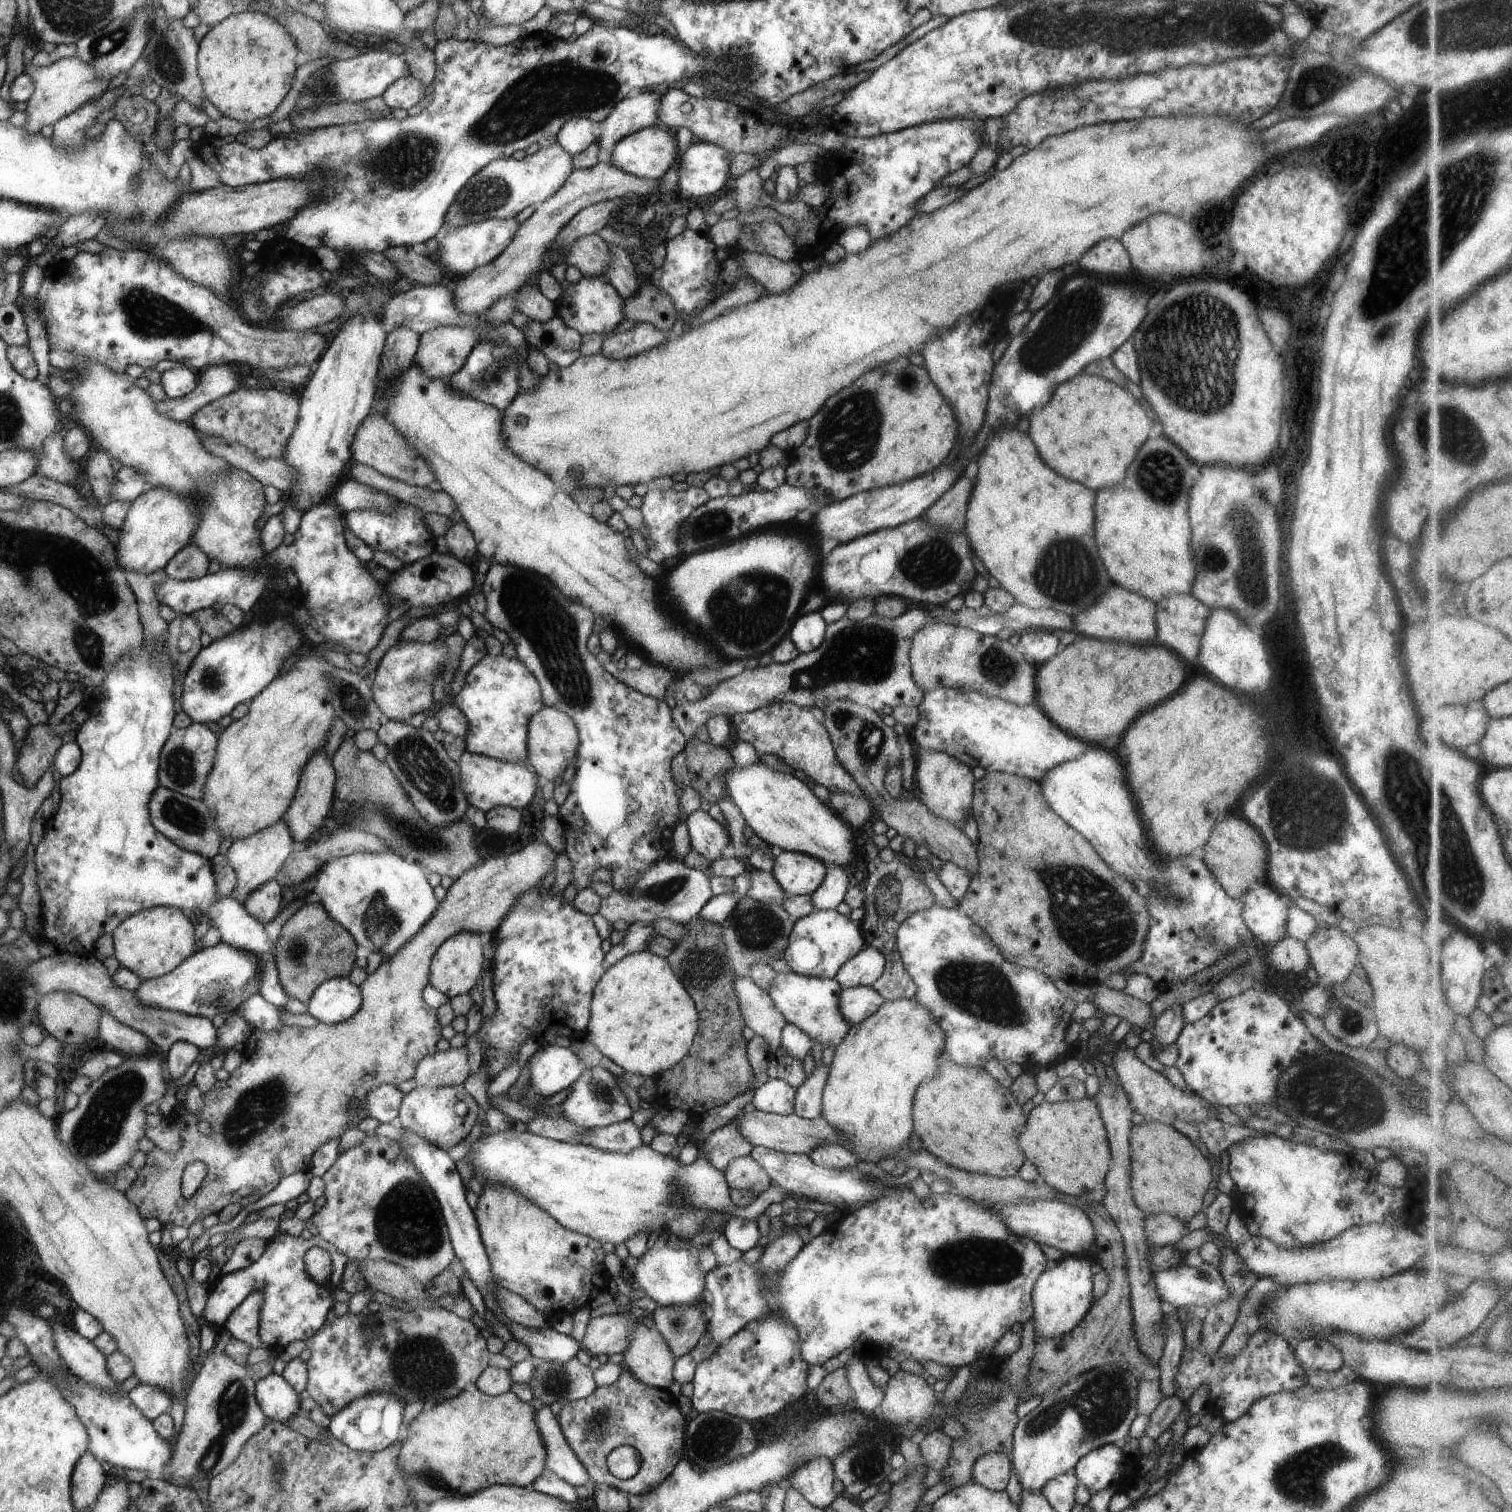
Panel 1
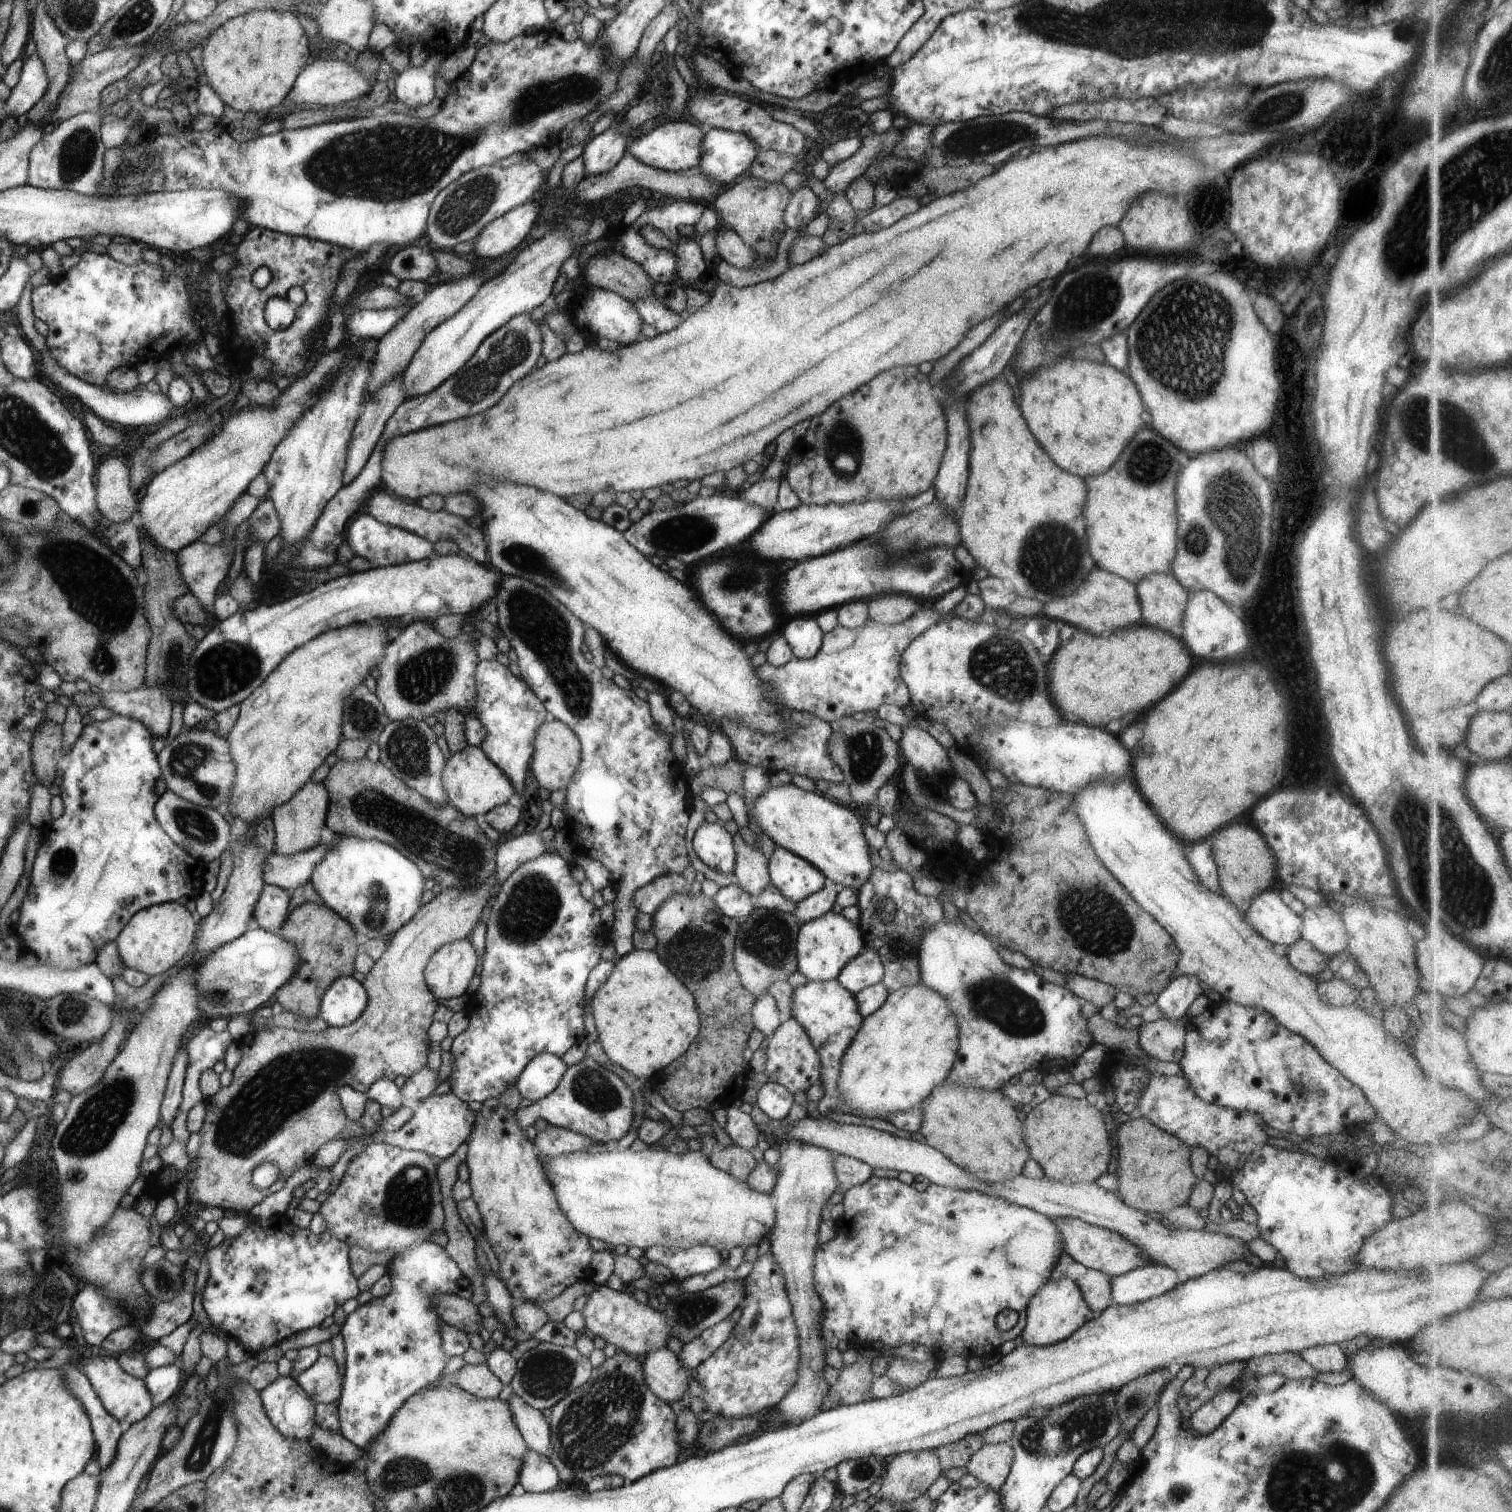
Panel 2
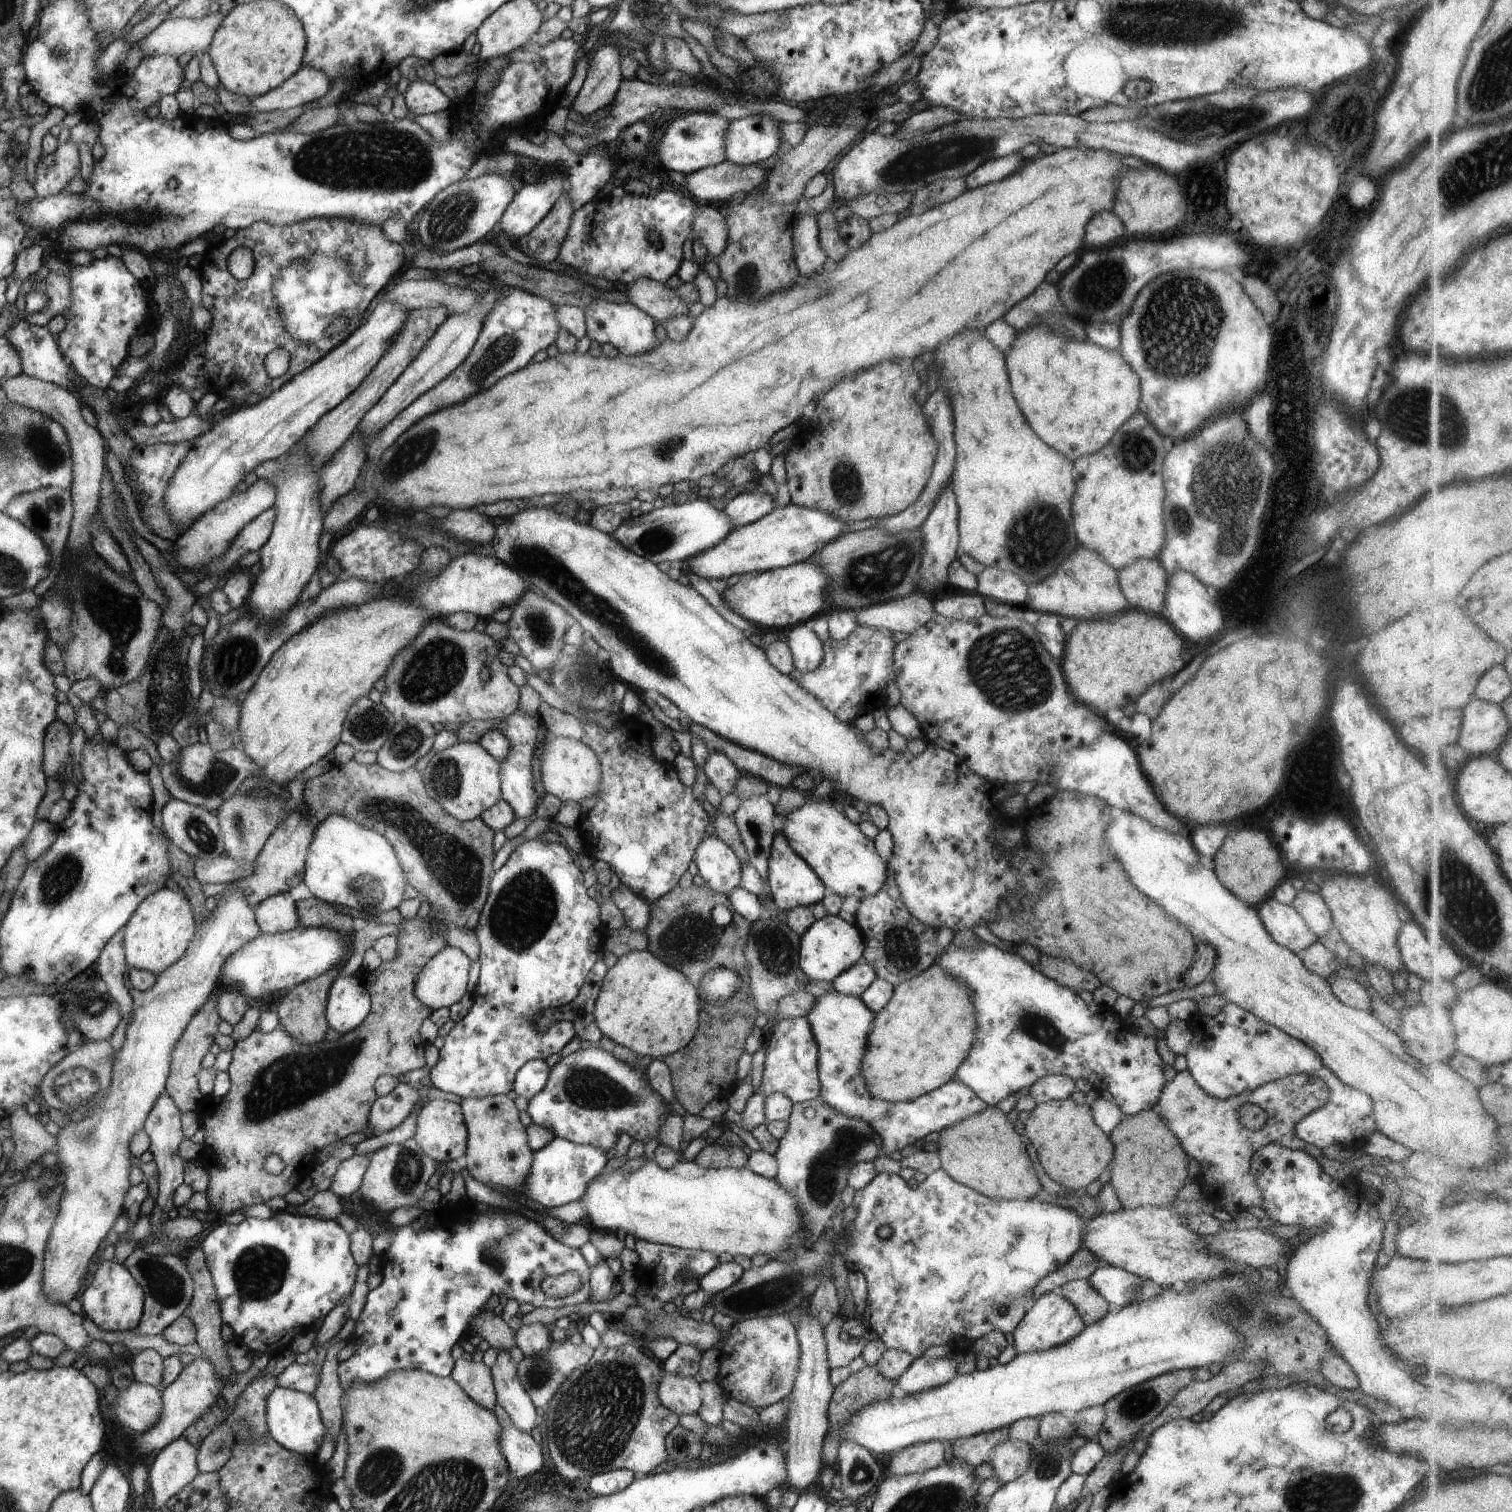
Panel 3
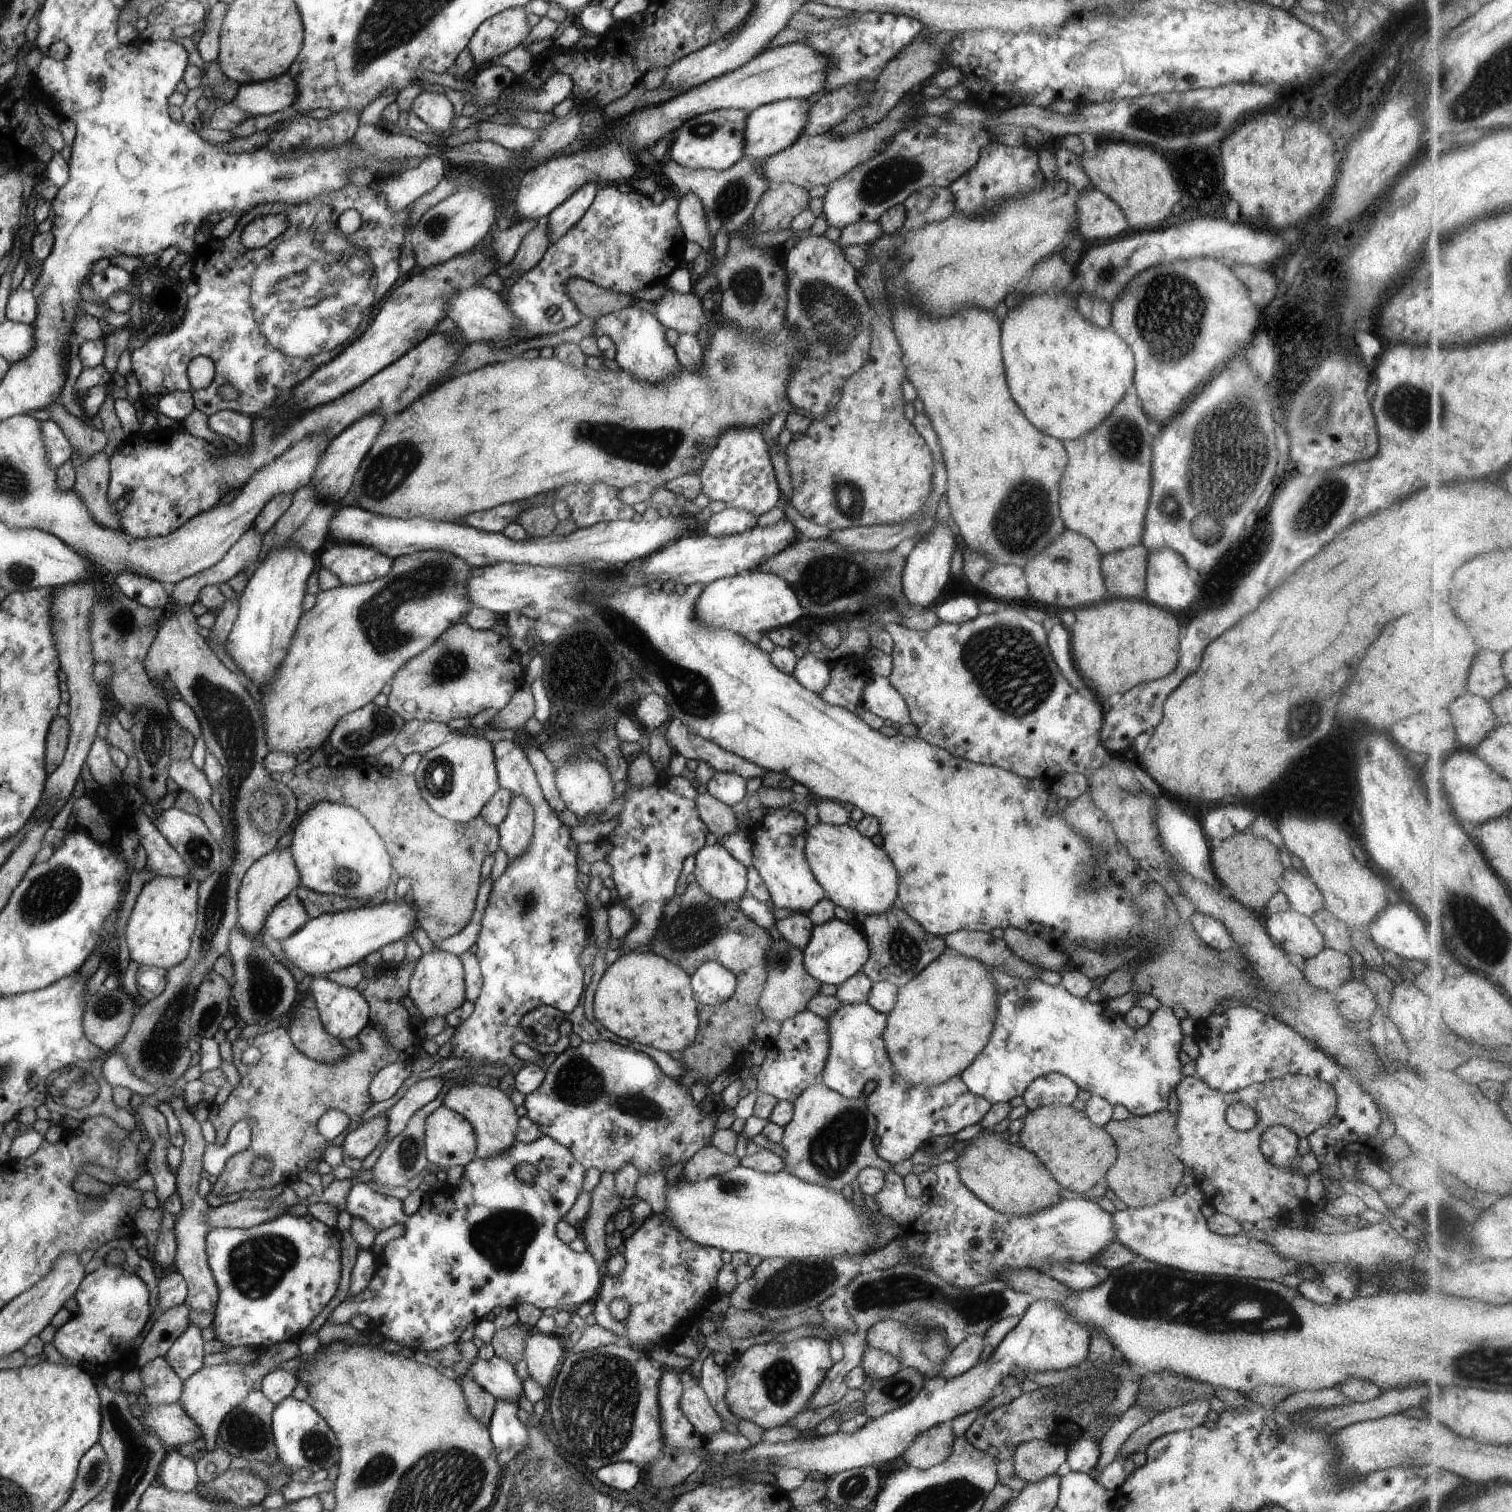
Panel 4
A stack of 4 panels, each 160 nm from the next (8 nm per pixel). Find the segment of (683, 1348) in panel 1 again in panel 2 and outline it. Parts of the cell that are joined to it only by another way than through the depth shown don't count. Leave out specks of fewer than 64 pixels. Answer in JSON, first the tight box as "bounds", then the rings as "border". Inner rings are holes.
{"bounds":[662,1277,746,1344],"border":[[[731,1277],[730,1280],[708,1288],[704,1292],[683,1293],[670,1298],[666,1304],[662,1305],[662,1314],[670,1320],[670,1326],[674,1332],[672,1338],[678,1339],[682,1344],[688,1344],[700,1336],[704,1330],[729,1318],[736,1308],[743,1307],[744,1298],[746,1298],[744,1290],[746,1290],[744,1279],[734,1280]]]}

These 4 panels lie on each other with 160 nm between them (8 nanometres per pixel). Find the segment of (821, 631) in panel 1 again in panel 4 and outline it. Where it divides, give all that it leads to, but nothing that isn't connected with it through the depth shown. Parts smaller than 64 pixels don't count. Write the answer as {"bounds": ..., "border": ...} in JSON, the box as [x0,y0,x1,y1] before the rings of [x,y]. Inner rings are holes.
{"bounds":[791,653,830,694],"border":[[[806,653],[798,659],[794,672],[791,674],[806,690],[821,694],[830,682],[830,664],[818,660],[812,653]]]}

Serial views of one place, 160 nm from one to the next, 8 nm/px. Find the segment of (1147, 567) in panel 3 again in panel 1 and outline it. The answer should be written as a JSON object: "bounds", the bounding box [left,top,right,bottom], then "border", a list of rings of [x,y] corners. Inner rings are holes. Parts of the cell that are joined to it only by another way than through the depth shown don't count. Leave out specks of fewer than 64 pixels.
{"bounds":[1155,593,1209,662],"border":[[[1170,593],[1155,603],[1158,612],[1155,614],[1157,636],[1156,644],[1164,645],[1178,653],[1186,662],[1198,656],[1200,639],[1205,629],[1205,620],[1209,608],[1192,596],[1192,593]]]}

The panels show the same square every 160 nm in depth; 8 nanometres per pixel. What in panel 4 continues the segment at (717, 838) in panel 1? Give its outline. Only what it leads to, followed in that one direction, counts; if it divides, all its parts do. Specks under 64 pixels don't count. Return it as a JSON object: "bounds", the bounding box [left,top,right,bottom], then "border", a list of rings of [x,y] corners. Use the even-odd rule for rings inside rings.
{"bounds":[695,842,747,902],"border":[[[720,842],[703,846],[695,855],[695,881],[712,898],[738,902],[745,894],[747,870]]]}

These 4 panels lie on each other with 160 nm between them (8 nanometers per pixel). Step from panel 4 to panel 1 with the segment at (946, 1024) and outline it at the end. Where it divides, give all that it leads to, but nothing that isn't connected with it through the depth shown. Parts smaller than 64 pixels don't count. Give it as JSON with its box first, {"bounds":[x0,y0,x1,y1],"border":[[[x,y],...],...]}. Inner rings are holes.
{"bounds":[821,998,945,1164],"border":[[[915,998],[885,1001],[874,1014],[852,1025],[835,1048],[823,1088],[821,1117],[849,1140],[848,1150],[861,1160],[888,1164],[892,1153],[908,1145],[913,1132],[916,1089],[939,1073],[945,1032]]]}

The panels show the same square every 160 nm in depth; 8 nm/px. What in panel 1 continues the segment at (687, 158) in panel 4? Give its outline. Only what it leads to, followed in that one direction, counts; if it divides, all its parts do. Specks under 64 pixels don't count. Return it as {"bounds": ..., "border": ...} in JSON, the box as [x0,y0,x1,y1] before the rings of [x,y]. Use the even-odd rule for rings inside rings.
{"bounds":[610,125,679,179],"border":[[[659,125],[640,129],[617,142],[614,150],[610,153],[610,163],[639,177],[660,179],[674,164],[679,162],[678,139],[676,136],[676,132]]]}

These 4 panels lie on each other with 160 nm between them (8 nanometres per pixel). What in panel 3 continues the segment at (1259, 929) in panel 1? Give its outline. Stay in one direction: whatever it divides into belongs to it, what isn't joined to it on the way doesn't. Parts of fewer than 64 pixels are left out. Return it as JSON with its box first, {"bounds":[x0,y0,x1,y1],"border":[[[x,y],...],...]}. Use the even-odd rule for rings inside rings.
{"bounds":[1255,896,1316,959],"border":[[[1271,896],[1262,900],[1255,909],[1272,940],[1298,958],[1302,959],[1306,948],[1316,942],[1316,934],[1306,926],[1294,906],[1281,904]]]}

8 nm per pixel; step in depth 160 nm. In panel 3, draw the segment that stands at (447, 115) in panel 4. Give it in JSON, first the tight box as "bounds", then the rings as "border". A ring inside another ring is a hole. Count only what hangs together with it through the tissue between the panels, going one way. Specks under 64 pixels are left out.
{"bounds":[403,80,450,115],"border":[[[411,80],[406,93],[403,94],[410,112],[418,115],[429,115],[448,108],[450,98],[434,83]]]}

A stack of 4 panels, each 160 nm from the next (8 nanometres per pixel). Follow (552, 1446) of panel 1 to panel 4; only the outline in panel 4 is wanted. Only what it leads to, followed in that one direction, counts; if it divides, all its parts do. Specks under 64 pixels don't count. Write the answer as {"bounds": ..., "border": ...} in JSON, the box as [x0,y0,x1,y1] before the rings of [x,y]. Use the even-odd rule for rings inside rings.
{"bounds":[467,1356,523,1402],"border":[[[494,1356],[490,1360],[474,1359],[467,1376],[493,1394],[496,1400],[506,1399],[519,1402],[523,1382],[516,1374],[514,1365],[503,1358]]]}

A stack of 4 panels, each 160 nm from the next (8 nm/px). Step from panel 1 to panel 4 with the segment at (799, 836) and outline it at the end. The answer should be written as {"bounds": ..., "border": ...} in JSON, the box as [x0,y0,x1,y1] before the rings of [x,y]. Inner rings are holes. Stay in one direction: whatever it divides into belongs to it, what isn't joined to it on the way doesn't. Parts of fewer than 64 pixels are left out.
{"bounds":[804,822,899,919],"border":[[[822,822],[814,827],[809,827],[806,824],[804,836],[805,855],[811,871],[825,890],[825,898],[830,899],[836,907],[849,910],[856,919],[870,915],[881,915],[896,908],[899,889],[899,876],[896,867],[886,851],[874,845],[871,838],[866,838],[847,824],[838,826]]]}

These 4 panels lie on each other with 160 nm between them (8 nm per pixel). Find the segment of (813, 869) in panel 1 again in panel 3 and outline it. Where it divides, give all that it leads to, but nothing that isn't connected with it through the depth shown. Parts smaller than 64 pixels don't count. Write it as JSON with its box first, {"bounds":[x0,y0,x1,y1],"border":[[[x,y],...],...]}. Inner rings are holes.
{"bounds":[766,832,826,913],"border":[[[776,832],[774,835],[771,851],[767,860],[766,882],[770,885],[770,892],[777,908],[785,913],[796,907],[809,907],[821,902],[824,898],[826,887],[818,878],[818,875],[804,862],[801,856],[794,852],[788,839],[782,832]]]}

